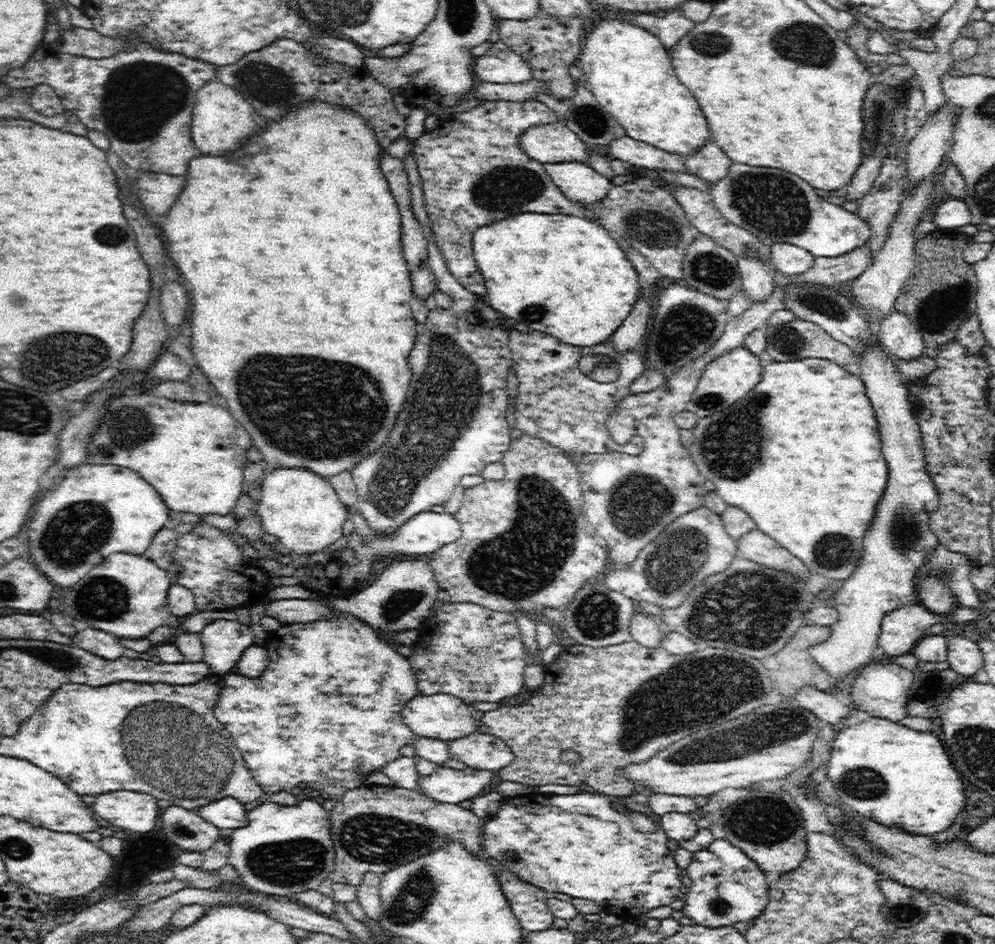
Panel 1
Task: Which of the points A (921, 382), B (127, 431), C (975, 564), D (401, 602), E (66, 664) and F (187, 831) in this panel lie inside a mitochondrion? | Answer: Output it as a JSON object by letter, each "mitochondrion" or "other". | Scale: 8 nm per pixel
{"A":"other","B":"mitochondrion","C":"other","D":"mitochondrion","E":"mitochondrion","F":"mitochondrion"}

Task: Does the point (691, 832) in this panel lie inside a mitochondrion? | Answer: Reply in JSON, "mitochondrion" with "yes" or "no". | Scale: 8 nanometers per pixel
{"mitochondrion":"no"}

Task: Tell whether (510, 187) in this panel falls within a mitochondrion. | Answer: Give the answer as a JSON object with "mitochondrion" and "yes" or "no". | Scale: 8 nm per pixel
{"mitochondrion":"yes"}

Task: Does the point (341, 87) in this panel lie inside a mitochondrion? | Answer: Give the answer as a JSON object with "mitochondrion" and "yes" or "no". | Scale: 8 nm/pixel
{"mitochondrion":"no"}

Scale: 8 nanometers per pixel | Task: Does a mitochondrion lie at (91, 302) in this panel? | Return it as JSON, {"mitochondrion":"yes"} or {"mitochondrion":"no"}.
{"mitochondrion":"no"}

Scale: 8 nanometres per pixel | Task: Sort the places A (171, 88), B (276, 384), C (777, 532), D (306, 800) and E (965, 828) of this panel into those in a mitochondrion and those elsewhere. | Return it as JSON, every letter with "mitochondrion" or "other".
{"A":"mitochondrion","B":"mitochondrion","C":"other","D":"other","E":"other"}

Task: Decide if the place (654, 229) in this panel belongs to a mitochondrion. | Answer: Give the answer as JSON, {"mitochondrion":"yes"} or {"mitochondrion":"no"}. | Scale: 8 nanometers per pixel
{"mitochondrion":"yes"}

